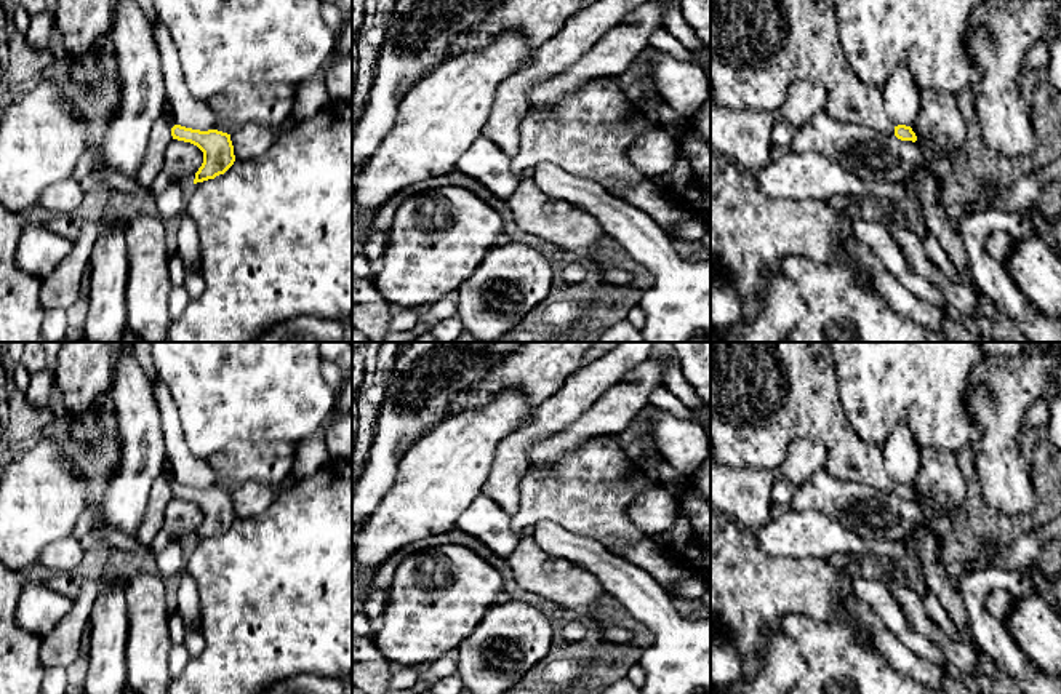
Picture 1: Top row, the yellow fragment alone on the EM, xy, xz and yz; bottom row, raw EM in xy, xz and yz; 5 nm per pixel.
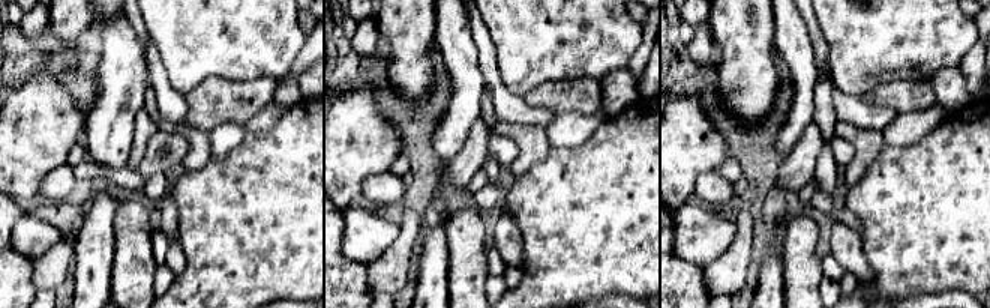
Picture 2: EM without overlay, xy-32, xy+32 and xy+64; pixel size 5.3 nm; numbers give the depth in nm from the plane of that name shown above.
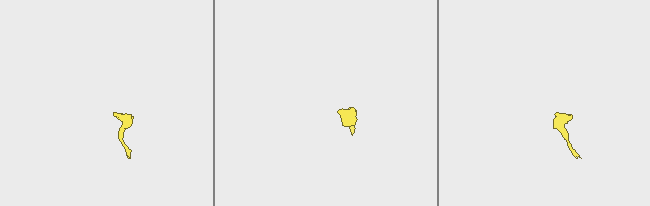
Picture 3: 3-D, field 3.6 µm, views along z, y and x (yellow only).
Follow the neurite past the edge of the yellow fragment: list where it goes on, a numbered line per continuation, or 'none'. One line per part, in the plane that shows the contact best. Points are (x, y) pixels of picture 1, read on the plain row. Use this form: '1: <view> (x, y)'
1: xy (167, 470)

